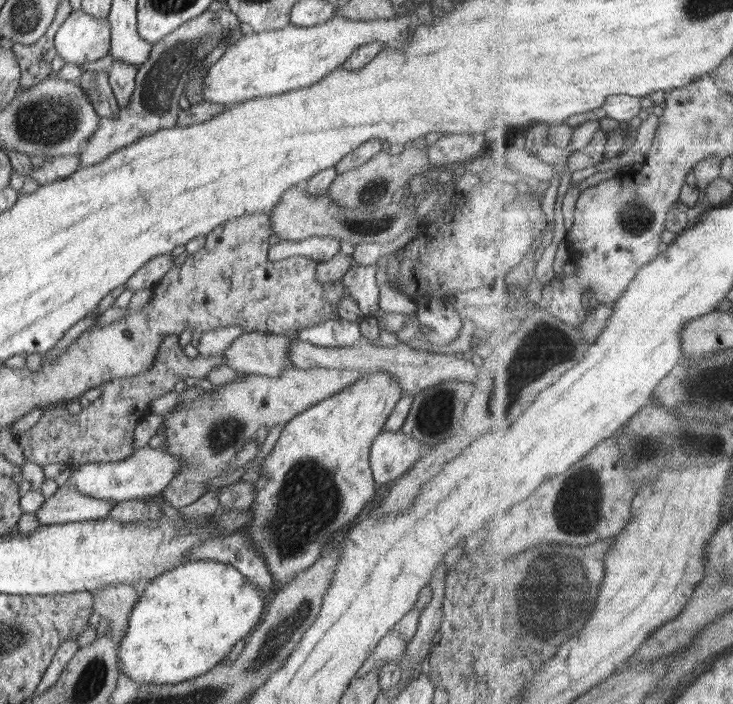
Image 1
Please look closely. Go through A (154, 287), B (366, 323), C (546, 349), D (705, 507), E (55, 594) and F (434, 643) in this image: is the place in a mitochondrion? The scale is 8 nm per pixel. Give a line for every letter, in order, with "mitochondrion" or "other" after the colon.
A: other
B: other
C: mitochondrion
D: other
E: other
F: other

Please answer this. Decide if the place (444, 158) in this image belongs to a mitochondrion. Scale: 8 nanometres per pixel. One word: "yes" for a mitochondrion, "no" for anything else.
no

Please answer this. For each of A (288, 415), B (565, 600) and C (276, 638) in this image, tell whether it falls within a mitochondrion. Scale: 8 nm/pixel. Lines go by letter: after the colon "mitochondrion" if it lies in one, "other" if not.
A: other
B: mitochondrion
C: mitochondrion

